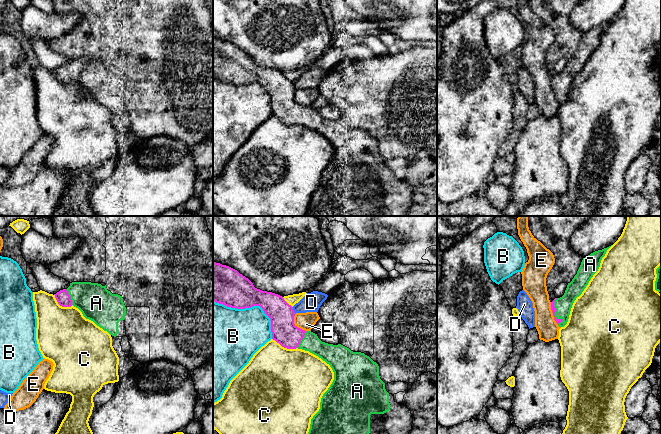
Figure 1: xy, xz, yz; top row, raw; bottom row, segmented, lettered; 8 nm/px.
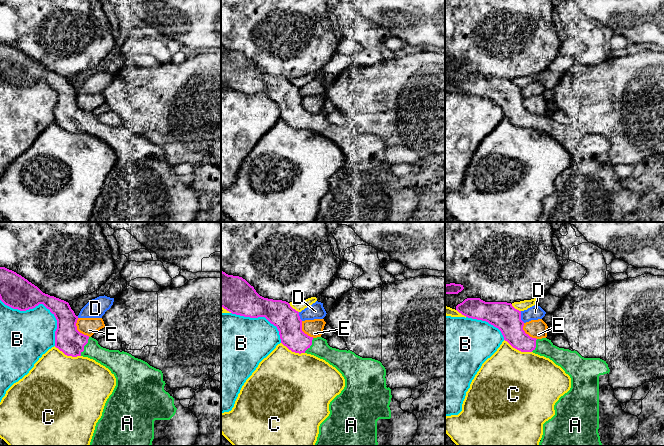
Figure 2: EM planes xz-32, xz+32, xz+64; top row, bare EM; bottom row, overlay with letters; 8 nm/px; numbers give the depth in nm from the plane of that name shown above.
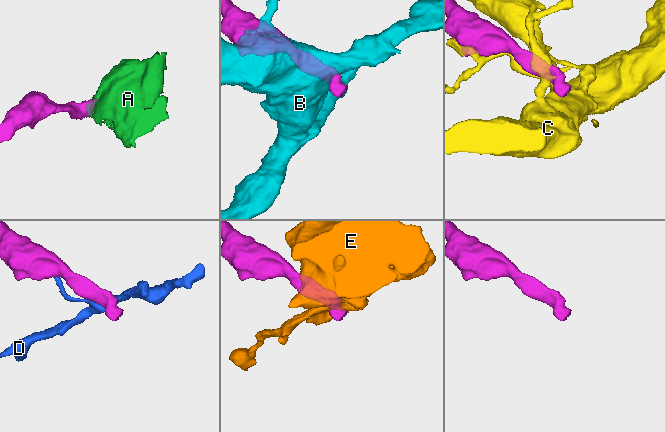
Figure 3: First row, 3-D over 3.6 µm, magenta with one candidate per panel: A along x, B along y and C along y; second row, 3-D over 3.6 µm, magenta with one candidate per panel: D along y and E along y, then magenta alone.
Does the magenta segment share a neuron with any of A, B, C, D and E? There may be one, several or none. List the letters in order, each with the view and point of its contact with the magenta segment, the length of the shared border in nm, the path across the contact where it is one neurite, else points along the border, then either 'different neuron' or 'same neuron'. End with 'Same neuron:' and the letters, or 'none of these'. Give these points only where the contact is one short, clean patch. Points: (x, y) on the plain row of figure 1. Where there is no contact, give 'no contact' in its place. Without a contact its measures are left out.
A: meets magenta in yz at (554, 89); contact 220 nm long; runs through yz (553, 84), (554, 89), (563, 81); same neuron
B: meets magenta in xz at (252, 82); contact 550 nm long; different neuron
C: meets magenta in xz at (284, 123); contact 220 nm long; different neuron
D: meets magenta in xz at (293, 86); contact 60 nm long; different neuron
E: meets magenta in yz at (552, 88); contact 200 nm long; border along yz (550, 78), (553, 95), (558, 100); different neuron
Same neuron: A

